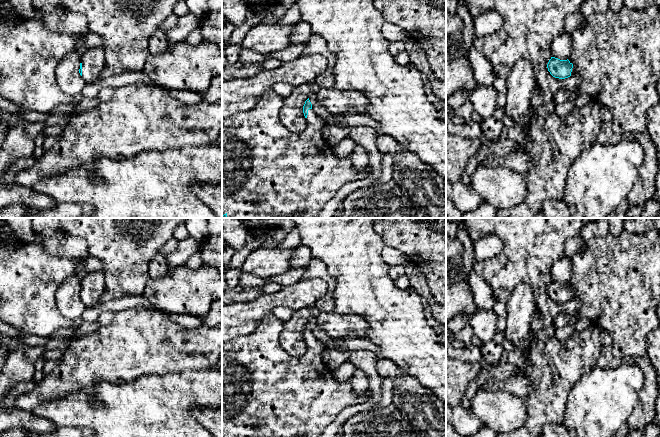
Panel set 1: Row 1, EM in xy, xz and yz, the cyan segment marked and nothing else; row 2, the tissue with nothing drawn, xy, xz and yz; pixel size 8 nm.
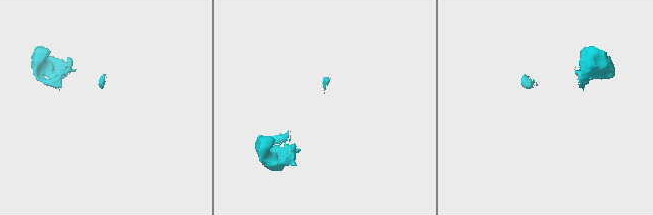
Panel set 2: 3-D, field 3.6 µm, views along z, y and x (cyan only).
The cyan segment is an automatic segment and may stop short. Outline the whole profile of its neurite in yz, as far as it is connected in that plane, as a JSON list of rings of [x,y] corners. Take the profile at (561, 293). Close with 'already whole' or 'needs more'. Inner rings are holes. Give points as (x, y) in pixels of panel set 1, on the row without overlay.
[[[623,230],[619,235],[611,233],[596,237],[588,242],[570,259],[572,274],[567,284],[551,281],[547,288],[550,298],[559,303],[578,299],[581,307],[569,324],[580,318],[587,318],[606,331],[612,338],[612,353],[617,358],[634,358],[646,355],[647,335],[660,325],[657,306],[660,304],[660,230],[633,234]]]; needs more

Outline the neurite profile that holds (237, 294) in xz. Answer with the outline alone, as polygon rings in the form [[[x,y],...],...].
[[[250,286],[226,288],[222,291],[222,305],[228,305],[232,302],[247,302],[263,294],[262,287]]]

